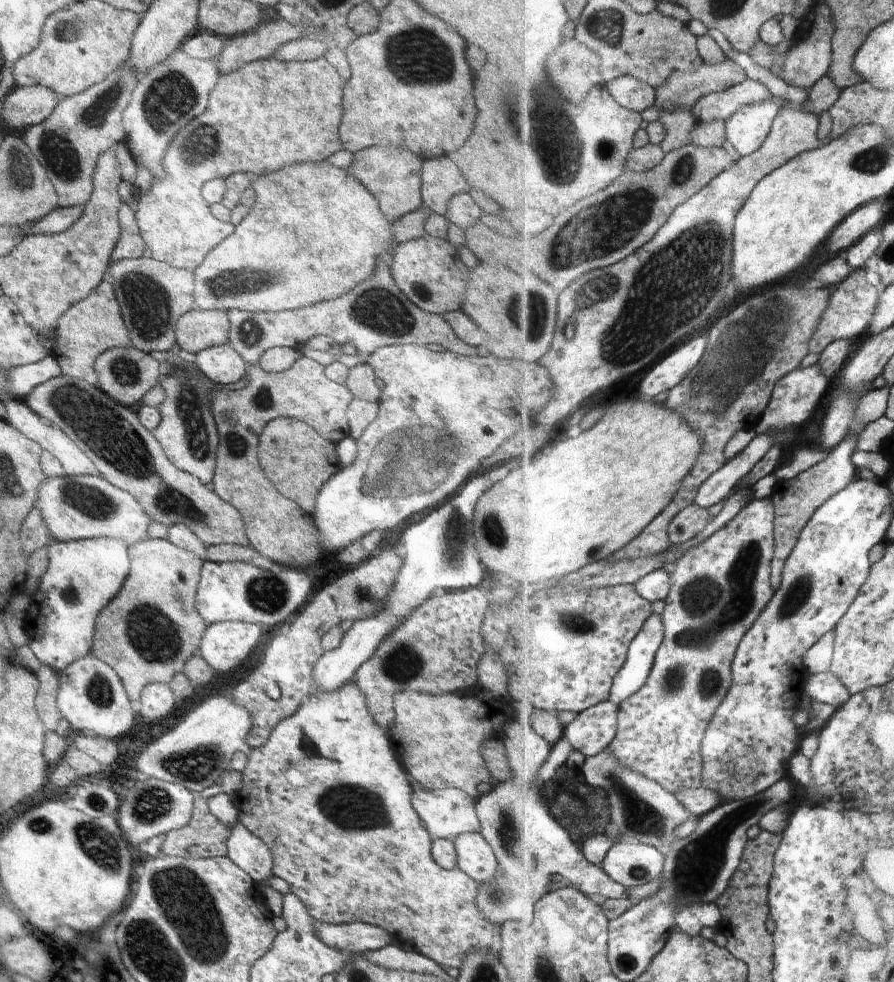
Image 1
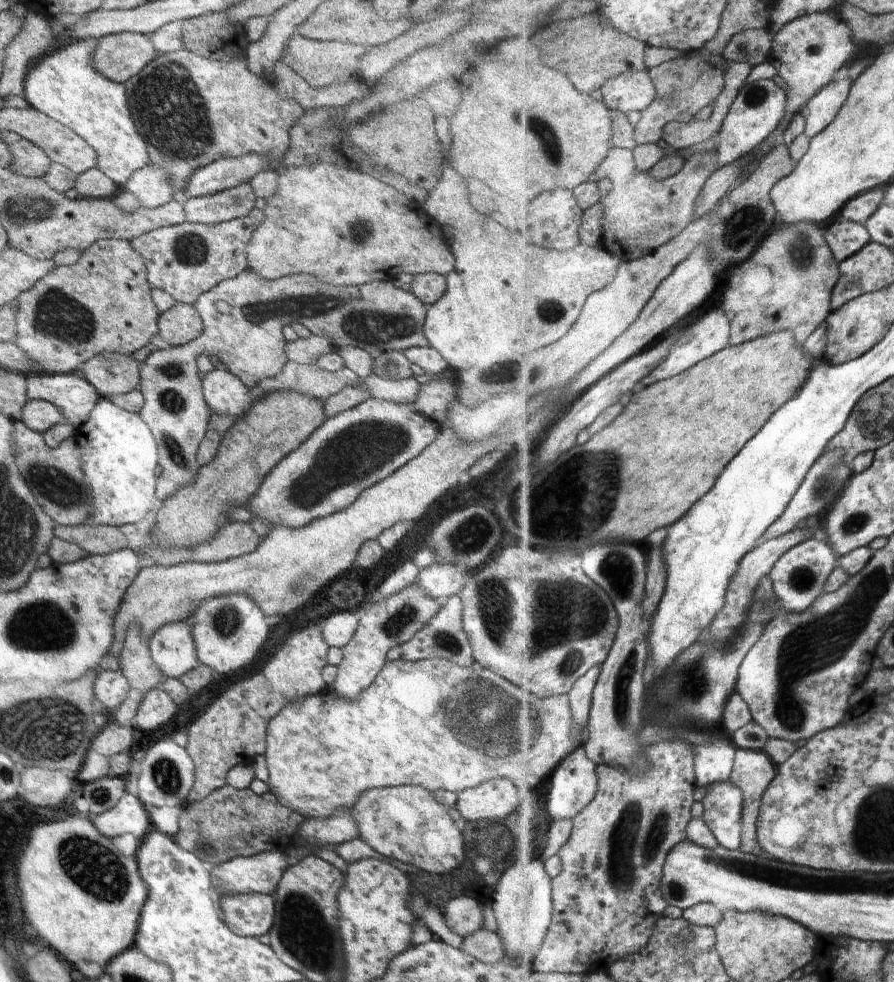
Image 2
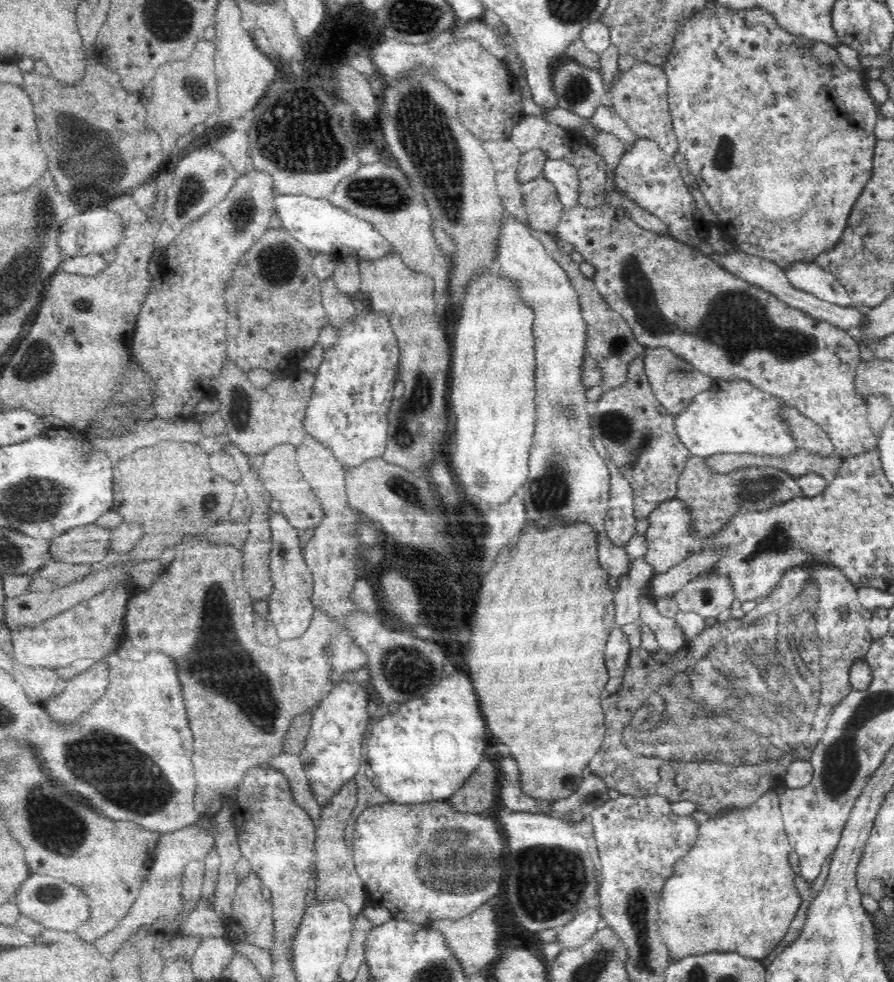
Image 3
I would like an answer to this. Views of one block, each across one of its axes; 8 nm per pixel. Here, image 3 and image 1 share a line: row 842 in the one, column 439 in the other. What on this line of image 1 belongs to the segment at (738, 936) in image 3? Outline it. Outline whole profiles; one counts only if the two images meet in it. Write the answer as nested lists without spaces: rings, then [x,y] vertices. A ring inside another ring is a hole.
[[[479,688],[426,694],[398,691],[393,696],[395,712],[387,730],[393,753],[400,766],[428,790],[455,788],[478,800],[485,788],[496,785],[481,755],[481,743],[500,738],[507,721],[516,720],[508,702]],[[482,784],[482,786],[480,786]]]

